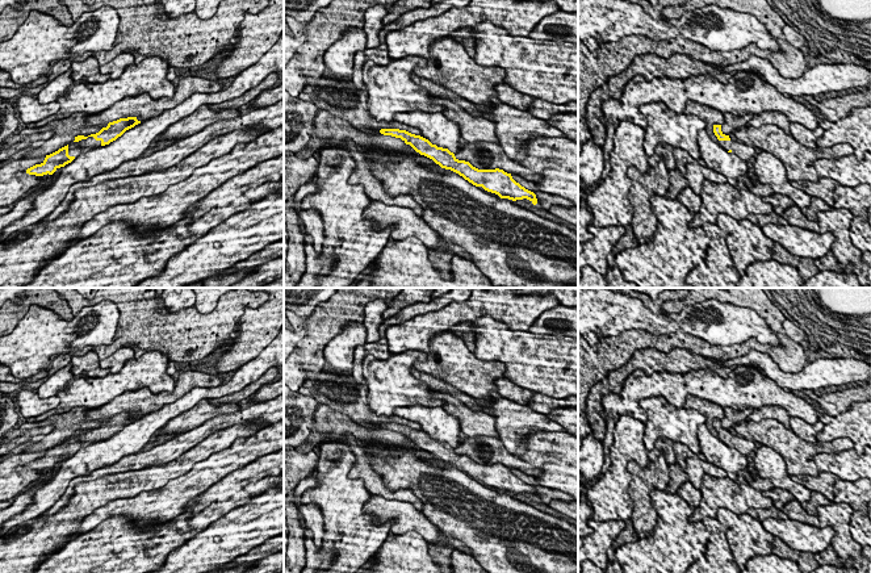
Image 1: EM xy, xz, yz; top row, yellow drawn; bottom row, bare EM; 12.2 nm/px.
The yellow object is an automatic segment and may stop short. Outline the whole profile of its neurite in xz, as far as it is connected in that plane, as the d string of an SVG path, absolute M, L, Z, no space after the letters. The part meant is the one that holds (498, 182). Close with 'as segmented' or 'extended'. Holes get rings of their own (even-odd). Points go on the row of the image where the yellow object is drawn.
M381 129L381 134L401 138L406 145L410 145L416 152L432 159L441 168L451 170L476 187L482 187L485 191L498 195L501 198L512 201L527 198L533 205L537 204L536 195L519 183L511 173L503 170L478 170L469 162L458 160L448 149L437 147L428 139L411 134L399 129Z | as segmented

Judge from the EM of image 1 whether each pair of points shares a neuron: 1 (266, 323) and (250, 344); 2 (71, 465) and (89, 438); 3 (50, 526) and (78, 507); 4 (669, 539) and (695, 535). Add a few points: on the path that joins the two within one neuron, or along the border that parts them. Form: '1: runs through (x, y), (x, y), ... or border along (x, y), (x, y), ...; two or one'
1: runs through (260, 329), (252, 339); one
2: border along (100, 439), (80, 447), (75, 452); two
3: runs through (57, 526), (71, 514); one
4: runs through (675, 539), (689, 539); one

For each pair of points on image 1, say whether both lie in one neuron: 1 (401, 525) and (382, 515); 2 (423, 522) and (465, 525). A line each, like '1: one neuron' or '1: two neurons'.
1: one neuron
2: two neurons

